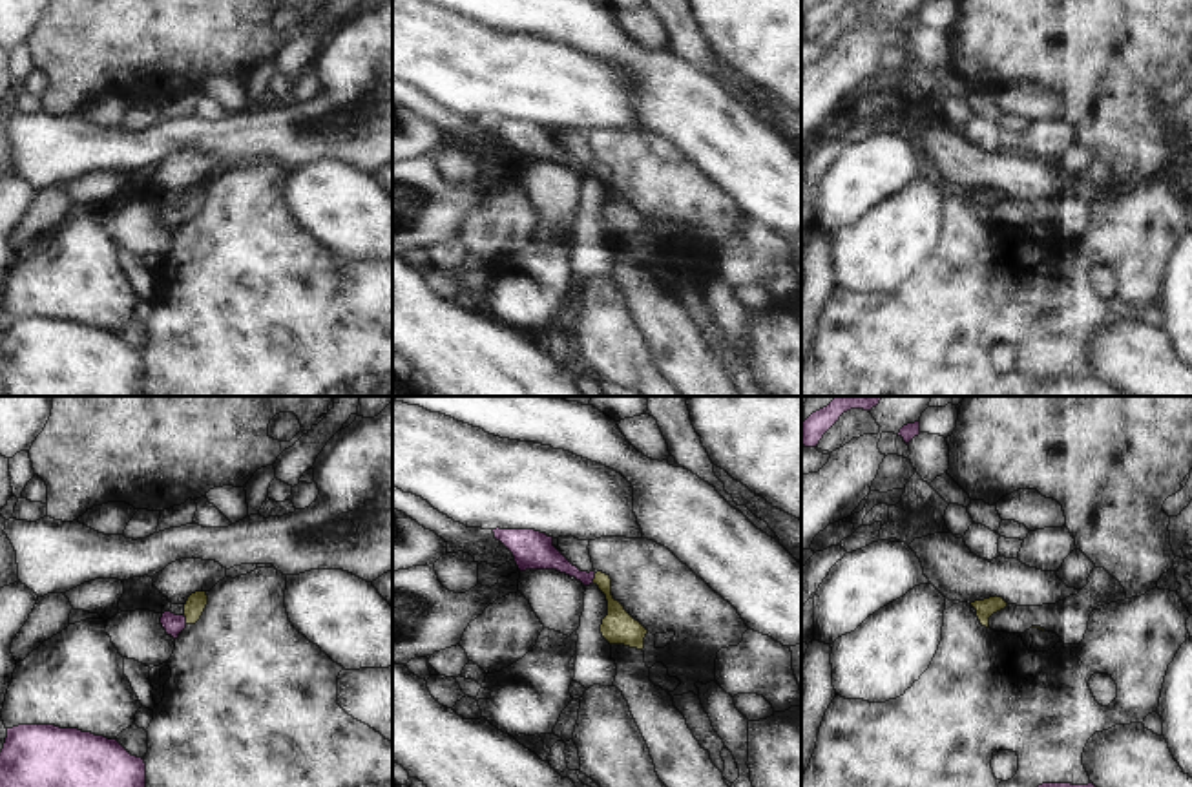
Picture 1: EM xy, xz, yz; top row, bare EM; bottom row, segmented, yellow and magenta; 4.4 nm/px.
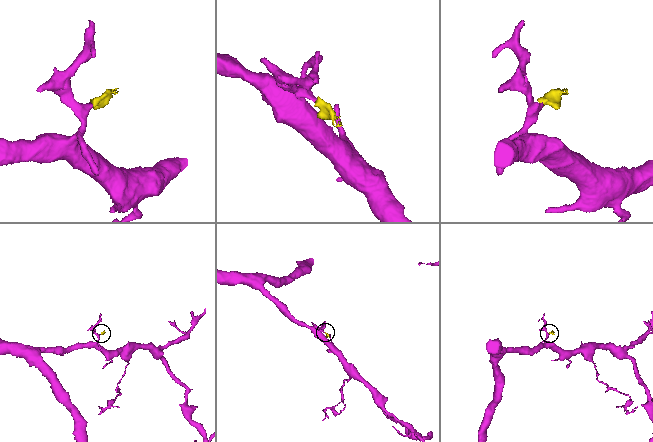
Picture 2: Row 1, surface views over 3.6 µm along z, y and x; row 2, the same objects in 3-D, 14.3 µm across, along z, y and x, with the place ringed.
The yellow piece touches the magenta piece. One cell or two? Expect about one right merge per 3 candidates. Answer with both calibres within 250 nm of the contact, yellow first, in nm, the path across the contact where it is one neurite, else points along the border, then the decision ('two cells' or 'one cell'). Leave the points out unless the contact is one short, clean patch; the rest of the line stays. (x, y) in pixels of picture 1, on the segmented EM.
150 nm thick on the yellow side, 130 nm on the other; runs through xz (617, 627), (616, 608), (594, 579), (579, 576), (543, 556); one cell

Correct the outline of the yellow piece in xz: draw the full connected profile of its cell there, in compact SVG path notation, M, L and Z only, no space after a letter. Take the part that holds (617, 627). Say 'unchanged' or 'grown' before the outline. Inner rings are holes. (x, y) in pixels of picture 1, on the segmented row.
grown | M493 530L495 539L500 540L515 557L520 572L526 570L557 570L575 577L584 586L597 584L606 595L608 615L602 619L601 634L610 645L624 645L643 650L648 630L635 621L624 606L612 595L612 579L602 572L580 572L573 566L555 546L553 537L535 530Z

